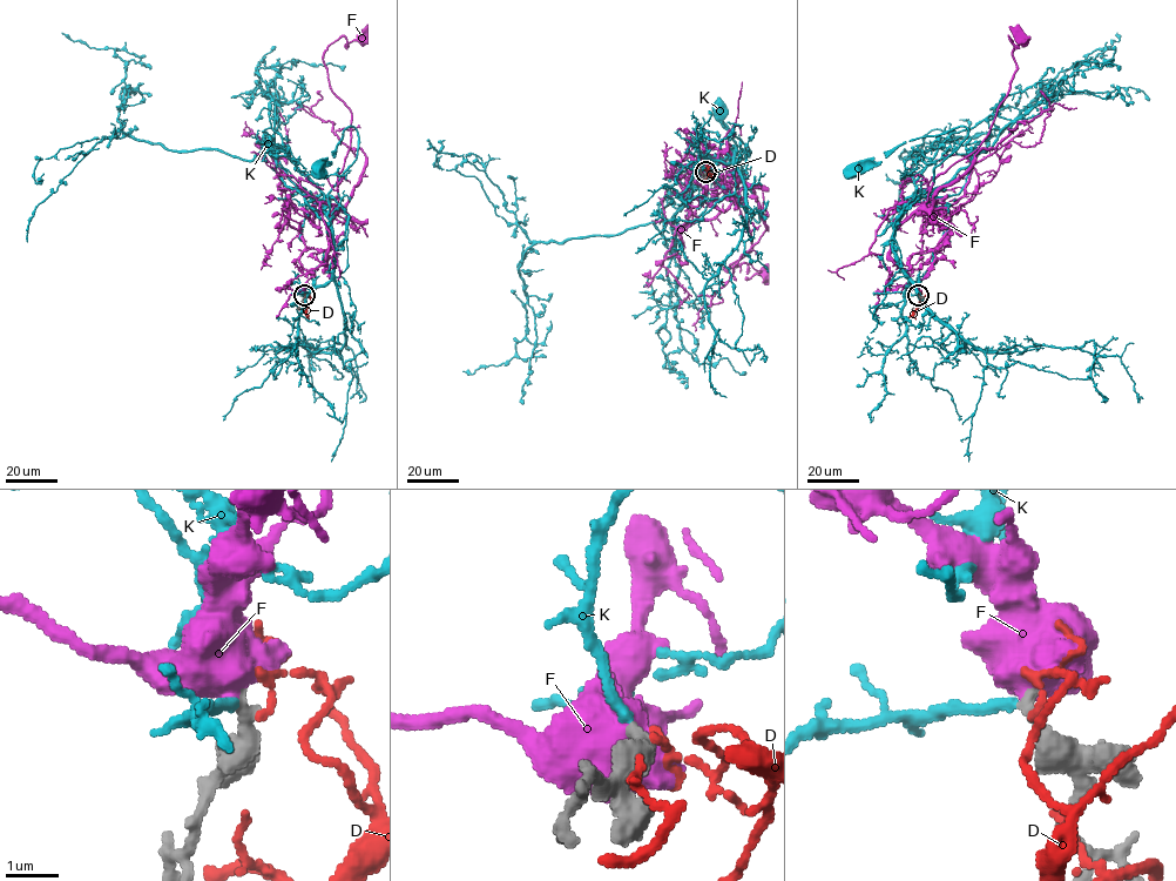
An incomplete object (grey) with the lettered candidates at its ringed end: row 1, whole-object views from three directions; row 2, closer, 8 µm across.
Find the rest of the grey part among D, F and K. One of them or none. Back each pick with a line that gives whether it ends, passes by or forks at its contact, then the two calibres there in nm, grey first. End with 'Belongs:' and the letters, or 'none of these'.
K: It ends there. Thickness 340 nm (grey) against 200 nm
Belongs: K

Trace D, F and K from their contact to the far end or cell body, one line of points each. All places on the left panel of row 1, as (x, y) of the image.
D: (305, 295), (308, 293), (311, 300), (304, 311), (309, 318)
F: (304, 294), (309, 271), (325, 262), (350, 146), (351, 111), (330, 87), (324, 51), (365, 33)
K: (304, 294), (331, 278), (333, 233), (324, 199), (355, 161), (355, 127), (344, 130), (330, 163), (317, 169)

